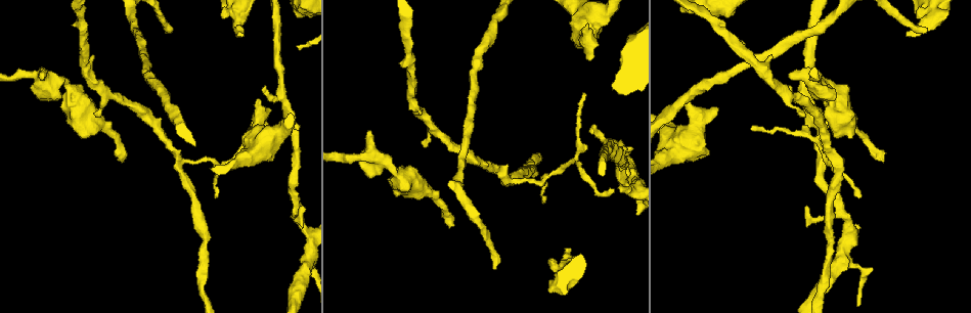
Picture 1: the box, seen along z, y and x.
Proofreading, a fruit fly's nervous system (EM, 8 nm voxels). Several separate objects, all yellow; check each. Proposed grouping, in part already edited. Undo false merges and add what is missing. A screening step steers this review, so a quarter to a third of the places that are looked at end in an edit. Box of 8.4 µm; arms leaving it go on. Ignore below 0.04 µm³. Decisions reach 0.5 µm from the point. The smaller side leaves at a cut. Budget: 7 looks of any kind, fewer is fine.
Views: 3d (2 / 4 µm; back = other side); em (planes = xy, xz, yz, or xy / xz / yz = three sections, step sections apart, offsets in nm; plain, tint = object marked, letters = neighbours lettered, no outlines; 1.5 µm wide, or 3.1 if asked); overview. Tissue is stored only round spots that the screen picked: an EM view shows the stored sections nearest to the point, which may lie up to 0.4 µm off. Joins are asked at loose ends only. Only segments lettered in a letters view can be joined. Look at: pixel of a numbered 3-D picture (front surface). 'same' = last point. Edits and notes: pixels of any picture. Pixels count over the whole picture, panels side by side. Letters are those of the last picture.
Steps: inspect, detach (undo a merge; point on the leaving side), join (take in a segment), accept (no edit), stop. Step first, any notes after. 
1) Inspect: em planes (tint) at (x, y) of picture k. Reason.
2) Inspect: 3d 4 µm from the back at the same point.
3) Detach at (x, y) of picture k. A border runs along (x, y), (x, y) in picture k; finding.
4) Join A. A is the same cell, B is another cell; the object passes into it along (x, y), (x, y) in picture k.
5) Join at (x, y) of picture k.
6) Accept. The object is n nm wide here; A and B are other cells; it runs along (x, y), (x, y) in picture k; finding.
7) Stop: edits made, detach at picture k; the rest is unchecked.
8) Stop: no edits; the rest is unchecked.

Inspect: em planes (letters) at (179, 161) of picture 1. A fork.

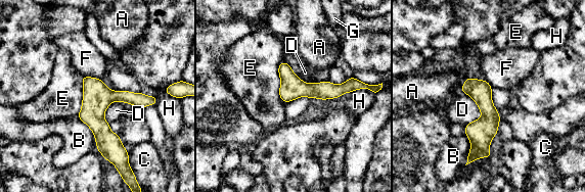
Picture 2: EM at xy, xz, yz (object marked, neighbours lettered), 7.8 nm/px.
Accept. A, B, C, D, E, F, G and H are other cells; a border runs along (460, 90), (481, 113), (465, 126) in picture 2; one neuron here.

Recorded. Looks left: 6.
Inspect: 3d 4 µm at (834, 134) of picture 1. Free end.

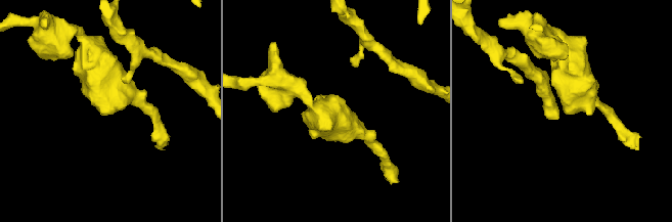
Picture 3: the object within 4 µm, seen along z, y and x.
Inspect: em planes (plain) at (109, 111) of picture 3.

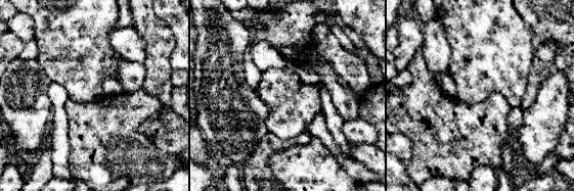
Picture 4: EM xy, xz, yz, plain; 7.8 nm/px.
Inspect: em planes (letters) at the same point. What lies round it.

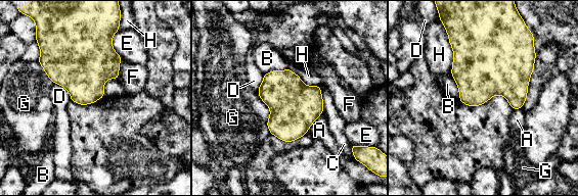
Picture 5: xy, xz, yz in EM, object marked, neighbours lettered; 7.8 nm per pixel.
Accept. A, B, C, D, E, F, G and H are other cells; a border runs along (322, 112), (307, 133) in picture 5; none of them fits.

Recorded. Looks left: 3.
Inspect: 3d 4 µm from the back at (167, 28) of picture 1. End of a long branch.

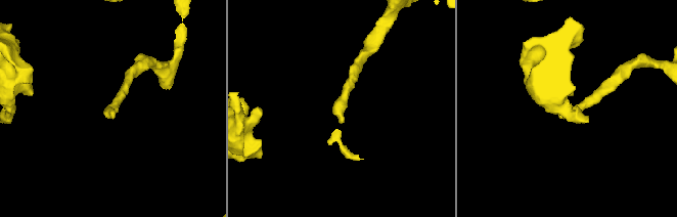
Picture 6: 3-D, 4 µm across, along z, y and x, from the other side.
Inspect: em planes (tint) at (342, 122) of picture 6.

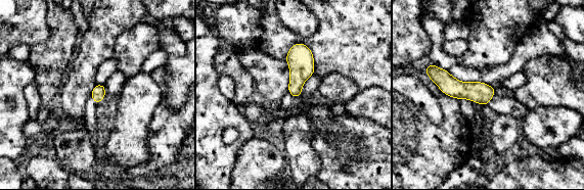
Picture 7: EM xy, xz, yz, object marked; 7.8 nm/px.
Inspect: em planes (letters) at the same point.

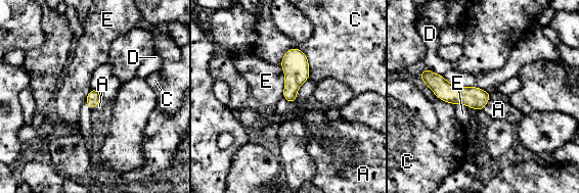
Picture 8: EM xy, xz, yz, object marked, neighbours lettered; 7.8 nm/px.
Join at (498, 109) of picture 8. The object is 110 nm wide here; the longest contact is with C, 280 nm; A is the same cell, C, D and E are other cells; it goes on there.

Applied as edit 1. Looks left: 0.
Stop: edits made, join at picture 8; the rest is unchecked.

